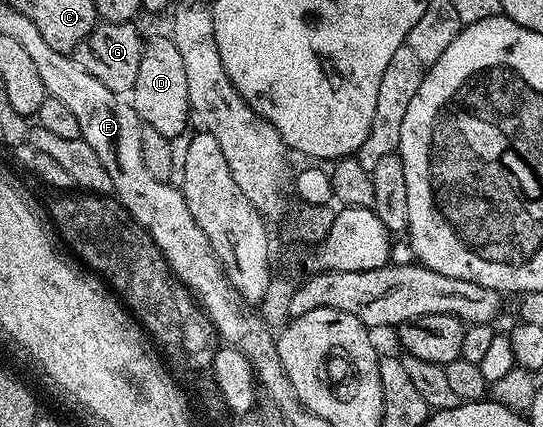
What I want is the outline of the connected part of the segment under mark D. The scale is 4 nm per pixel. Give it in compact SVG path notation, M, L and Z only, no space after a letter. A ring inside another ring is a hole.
M149 38L143 44L136 85L130 92L130 104L145 126L156 129L166 139L171 140L187 132L186 127L191 118L188 77L173 38Z

